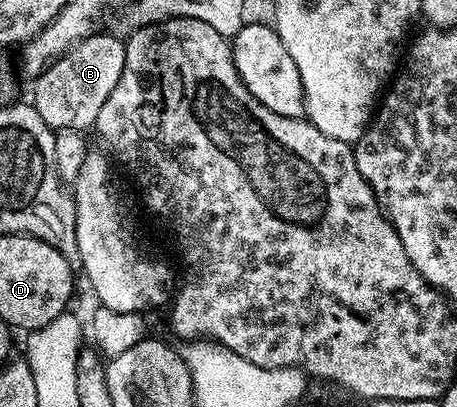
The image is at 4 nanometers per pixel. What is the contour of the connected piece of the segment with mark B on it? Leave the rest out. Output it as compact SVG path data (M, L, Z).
M98 32L71 47L62 58L55 59L32 83L31 104L43 116L53 131L79 130L96 127L97 117L107 96L119 84L119 72L123 72L125 44L113 34Z

